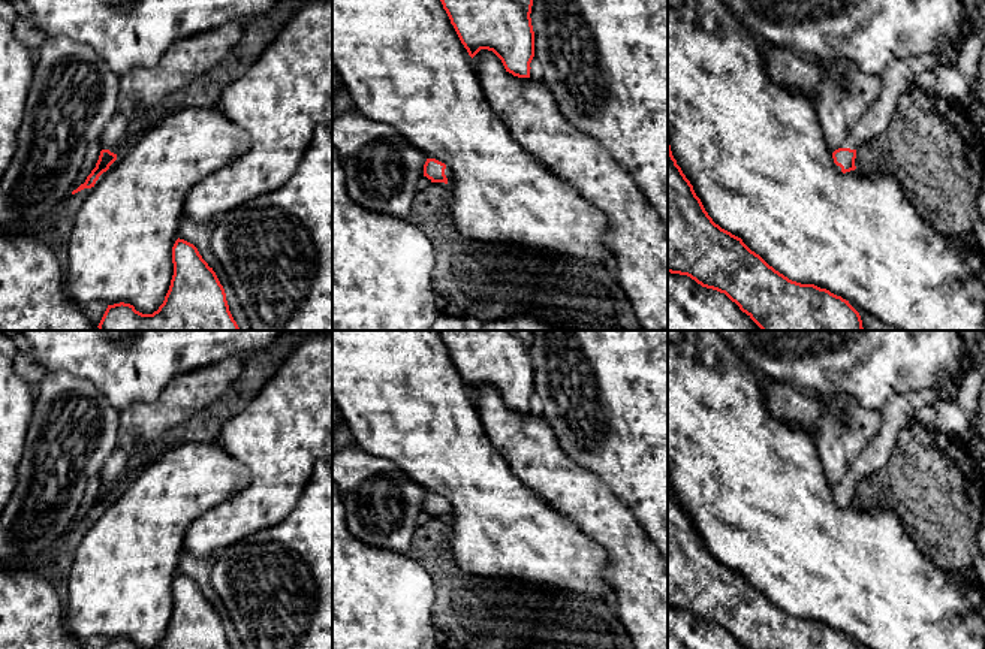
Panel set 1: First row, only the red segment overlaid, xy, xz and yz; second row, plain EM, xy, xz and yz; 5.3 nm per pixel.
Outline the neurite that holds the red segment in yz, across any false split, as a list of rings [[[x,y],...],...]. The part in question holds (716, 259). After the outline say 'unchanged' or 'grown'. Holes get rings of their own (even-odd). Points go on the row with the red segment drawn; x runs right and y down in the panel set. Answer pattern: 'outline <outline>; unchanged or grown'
outline [[[668,141],[668,272],[687,275],[707,289],[725,293],[745,313],[762,330],[864,330],[859,313],[826,289],[814,284],[801,284],[789,280],[759,254],[751,251],[741,238],[722,229],[705,211],[693,185],[683,173],[672,156]]]; unchanged

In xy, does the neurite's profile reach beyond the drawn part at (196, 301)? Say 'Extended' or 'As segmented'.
As segmented

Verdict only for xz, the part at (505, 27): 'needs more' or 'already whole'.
already whole

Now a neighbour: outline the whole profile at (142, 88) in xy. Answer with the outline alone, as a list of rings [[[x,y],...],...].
[[[234,19],[174,42],[153,67],[135,67],[120,76],[118,106],[126,123],[153,115],[168,96],[190,88],[219,66],[240,42],[244,22]]]

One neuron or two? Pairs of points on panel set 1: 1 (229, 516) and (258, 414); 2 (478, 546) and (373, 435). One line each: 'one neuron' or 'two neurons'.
1: one neuron
2: one neuron

